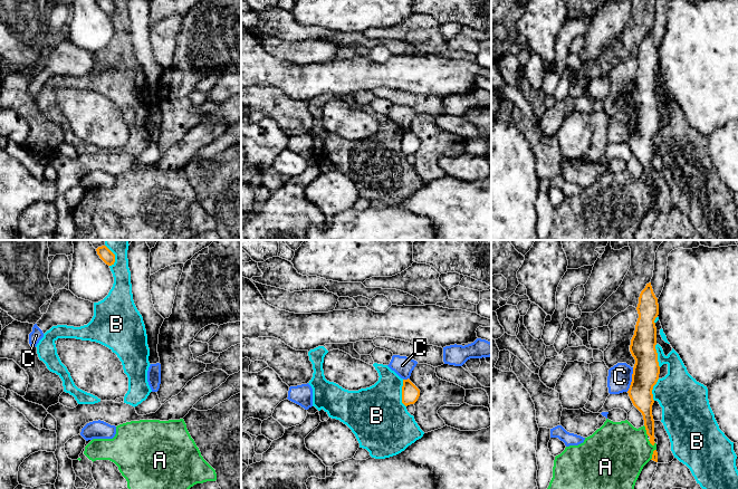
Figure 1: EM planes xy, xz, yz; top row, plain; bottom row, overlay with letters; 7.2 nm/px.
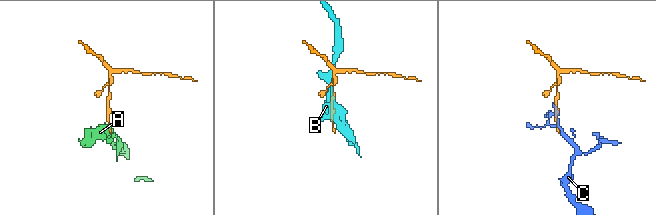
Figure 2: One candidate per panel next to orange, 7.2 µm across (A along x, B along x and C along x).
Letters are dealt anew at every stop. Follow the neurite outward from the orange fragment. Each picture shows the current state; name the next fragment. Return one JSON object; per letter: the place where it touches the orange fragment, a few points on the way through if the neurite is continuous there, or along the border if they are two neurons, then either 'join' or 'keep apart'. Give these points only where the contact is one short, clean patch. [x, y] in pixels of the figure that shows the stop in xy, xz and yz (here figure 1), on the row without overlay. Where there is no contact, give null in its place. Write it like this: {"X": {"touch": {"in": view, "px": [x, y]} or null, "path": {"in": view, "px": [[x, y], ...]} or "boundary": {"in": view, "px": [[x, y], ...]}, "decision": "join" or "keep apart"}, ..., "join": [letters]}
{"A": {"touch": {"in": "yz", "px": [645, 179]}, "boundary": {"in": "yz", "px": [[643, 175], [648, 184]]}, "decision": "keep apart"}, "B": {"touch": {"in": "xz", "px": [402, 143]}, "decision": "keep apart"}, "C": {"touch": {"in": "yz", "px": [632, 130]}, "boundary": {"in": "yz", "px": [[633, 117], [631, 134], [626, 141]]}, "decision": "keep apart"}, "join": []}

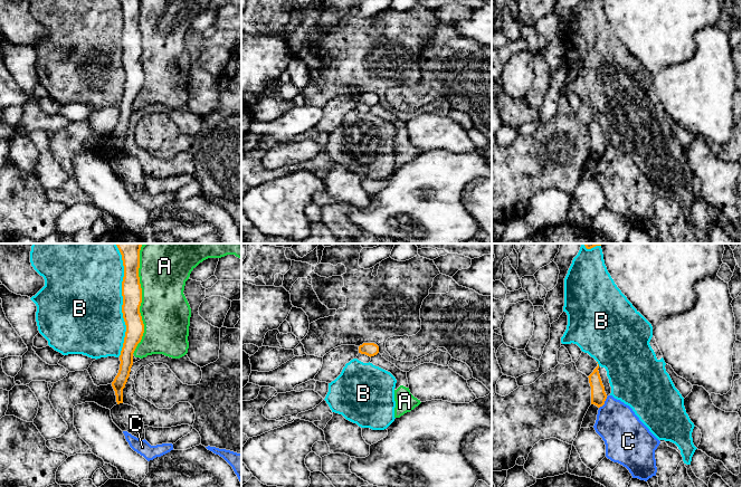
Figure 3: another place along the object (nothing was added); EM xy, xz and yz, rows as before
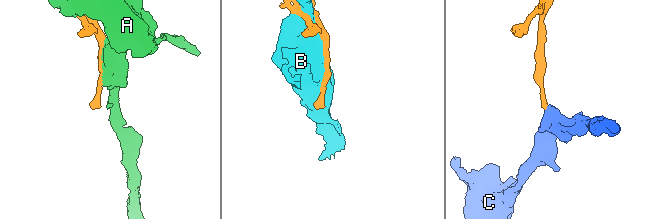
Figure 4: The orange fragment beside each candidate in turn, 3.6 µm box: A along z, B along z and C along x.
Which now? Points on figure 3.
{"A": {"touch": {"in": "xy", "px": [141, 51]}, "decision": "keep apart"}, "B": {"touch": {"in": "xy", "px": [123, 53]}, "decision": "keep apart"}, "C": {"touch": {"in": "yz", "px": [603, 152]}, "boundary": {"in": "yz", "px": [[607, 146], [599, 158]]}, "decision": "keep apart"}, "join": []}

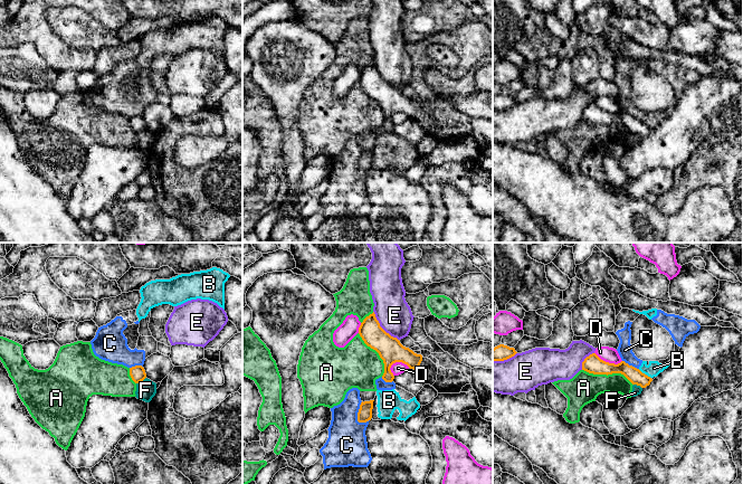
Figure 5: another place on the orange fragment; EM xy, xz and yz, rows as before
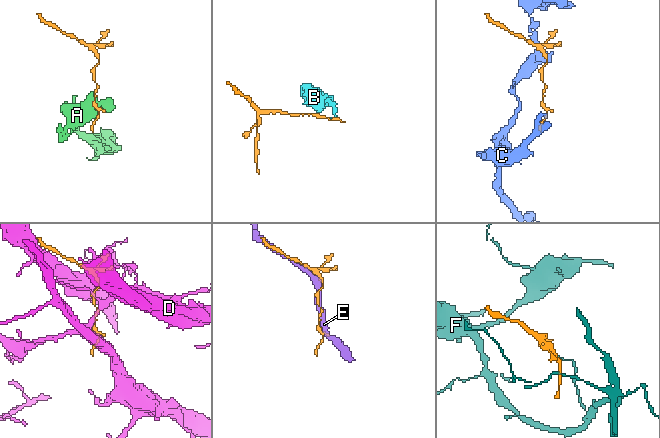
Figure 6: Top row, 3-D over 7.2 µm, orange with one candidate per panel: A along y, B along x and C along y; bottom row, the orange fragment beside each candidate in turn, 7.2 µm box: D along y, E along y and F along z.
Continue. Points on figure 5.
{"A": {"touch": {"in": "yz", "px": [608, 123]}, "decision": "keep apart"}, "B": {"touch": {"in": "yz", "px": [640, 121]}, "boundary": {"in": "yz", "px": [[638, 119], [645, 124]]}, "decision": "keep apart"}, "C": {"touch": {"in": "xz", "px": [358, 162]}, "decision": "keep apart"}, "D": {"touch": {"in": "xz", "px": [398, 111]}, "decision": "keep apart"}, "E": {"touch": {"in": "xz", "px": [381, 77]}, "decision": "keep apart"}, "F": {"touch": {"in": "xy", "px": [141, 130]}, "boundary": {"in": "xy", "px": [[145, 126], [136, 133]]}, "decision": "keep apart"}, "join": []}

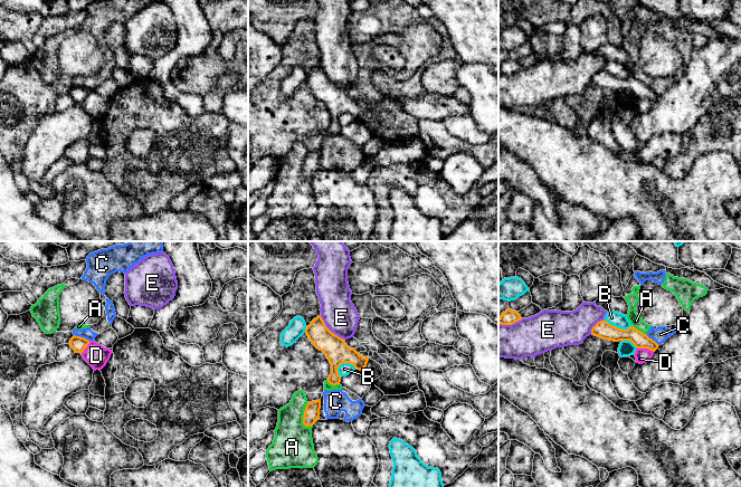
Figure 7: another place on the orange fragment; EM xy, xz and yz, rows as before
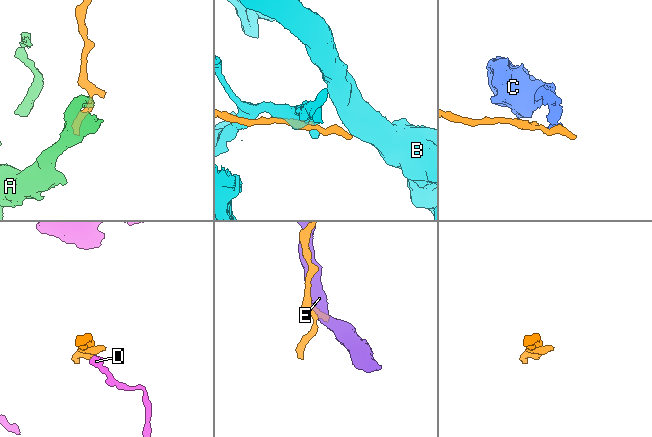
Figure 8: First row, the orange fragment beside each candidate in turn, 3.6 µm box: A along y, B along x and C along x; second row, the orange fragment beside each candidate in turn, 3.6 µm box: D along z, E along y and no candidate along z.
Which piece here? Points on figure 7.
{"A": {"touch": {"in": "xz", "px": [303, 166]}, "decision": "keep apart"}, "B": {"touch": {"in": "xz", "px": [344, 112]}, "decision": "keep apart"}, "C": {"touch": {"in": "xy", "px": [83, 87]}, "boundary": {"in": "xy", "px": [[76, 85], [83, 86], [88, 91]]}, "decision": "keep apart"}, "D": {"touch": {"in": "yz", "px": [645, 97]}, "boundary": {"in": "yz", "px": [[637, 97], [647, 97], [653, 102]]}, "decision": "keep apart"}, "E": {"touch": {"in": "xz", "px": [329, 79]}, "decision": "keep apart"}, "join": []}

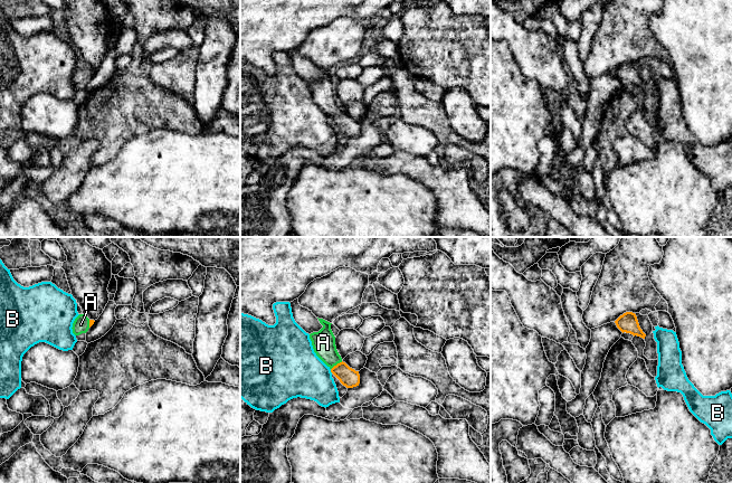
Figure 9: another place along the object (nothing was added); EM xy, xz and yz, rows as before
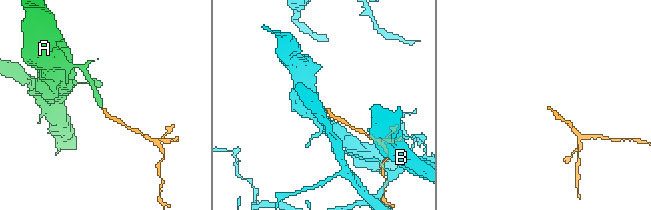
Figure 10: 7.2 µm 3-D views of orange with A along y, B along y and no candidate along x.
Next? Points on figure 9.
{"A": {"touch": {"in": "xz", "px": [338, 113]}, "path": {"in": "xz", "px": [[350, 128], [338, 113], [328, 103], [323, 92]]}, "decision": "join"}, "B": {"touch": {"in": "xz", "px": [331, 121]}, "decision": "keep apart"}, "join": ["A"]}

